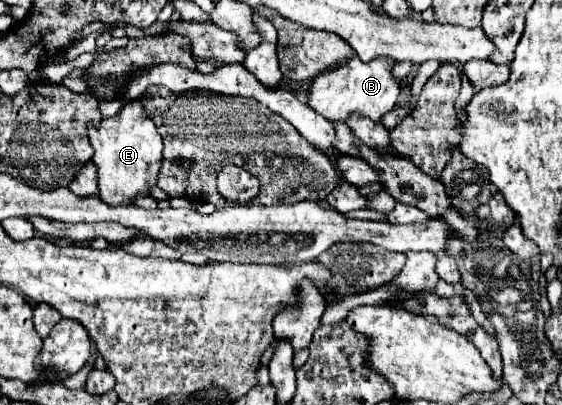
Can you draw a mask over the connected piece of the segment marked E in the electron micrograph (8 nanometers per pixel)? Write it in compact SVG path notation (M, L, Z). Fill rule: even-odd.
M140 102L126 104L114 118L104 118L100 128L88 128L94 148L92 162L98 168L100 200L106 204L132 204L136 196L150 196L150 186L158 182L162 166L162 136L146 116Z

